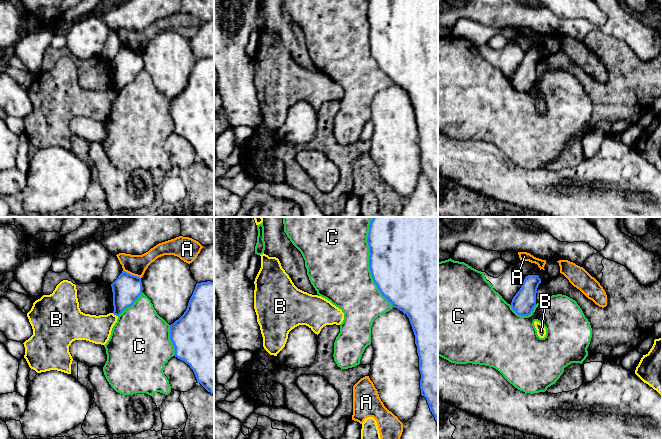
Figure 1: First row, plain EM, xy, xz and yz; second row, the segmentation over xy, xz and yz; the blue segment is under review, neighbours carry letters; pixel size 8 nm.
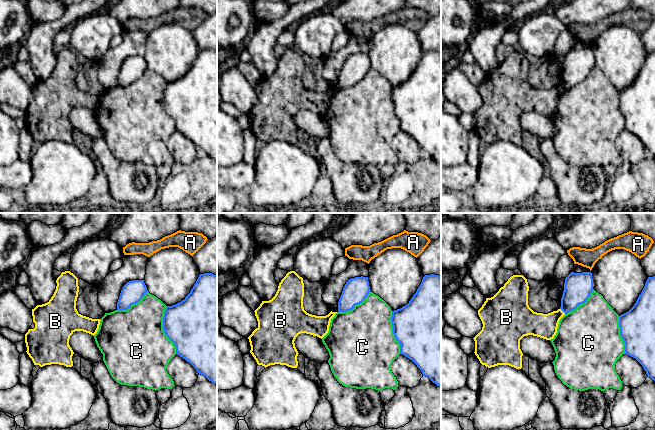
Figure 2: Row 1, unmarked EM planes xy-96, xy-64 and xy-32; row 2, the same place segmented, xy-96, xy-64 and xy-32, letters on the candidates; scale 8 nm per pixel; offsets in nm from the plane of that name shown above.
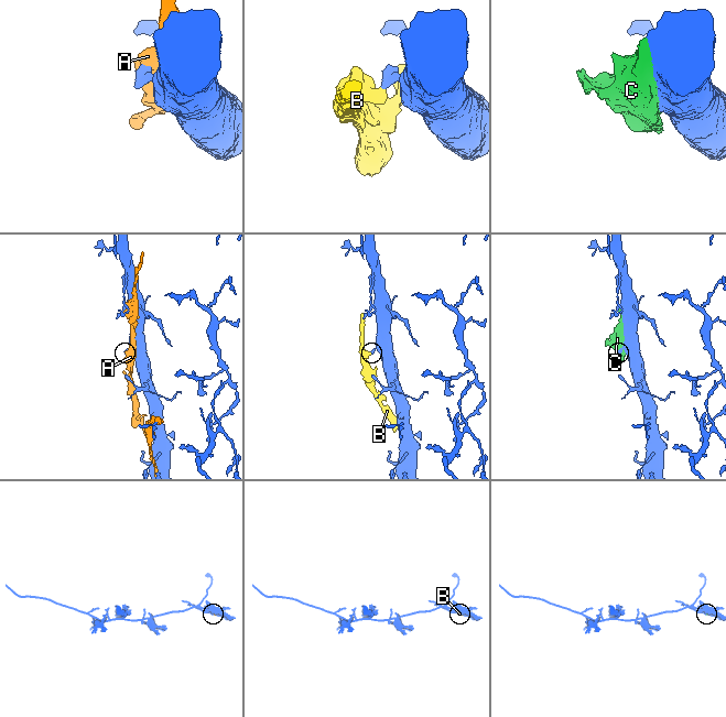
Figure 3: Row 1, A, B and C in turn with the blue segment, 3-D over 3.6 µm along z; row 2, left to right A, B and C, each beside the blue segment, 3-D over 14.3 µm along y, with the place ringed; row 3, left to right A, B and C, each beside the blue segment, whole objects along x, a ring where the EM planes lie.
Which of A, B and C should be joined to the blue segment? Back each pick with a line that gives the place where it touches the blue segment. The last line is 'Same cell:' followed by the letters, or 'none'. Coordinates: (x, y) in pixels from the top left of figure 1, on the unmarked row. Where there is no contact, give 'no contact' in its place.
Same cell: none

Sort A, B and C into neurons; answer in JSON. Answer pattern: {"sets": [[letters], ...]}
{"sets": [["A"], ["B"], ["C"]]}

